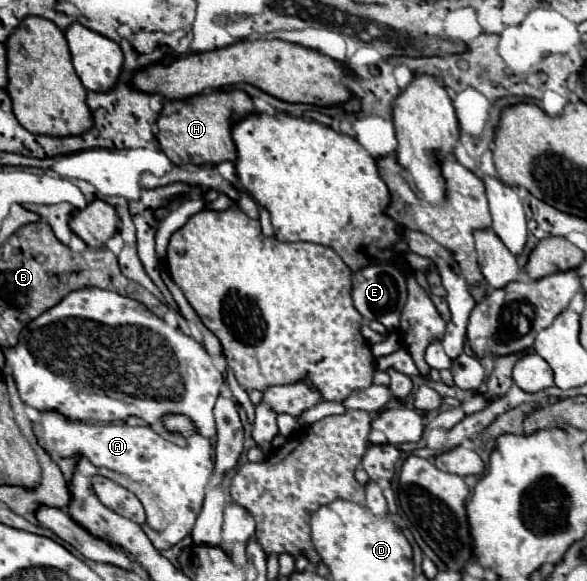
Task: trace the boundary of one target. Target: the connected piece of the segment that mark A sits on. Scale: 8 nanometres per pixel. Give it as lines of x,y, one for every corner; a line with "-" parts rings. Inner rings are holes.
42,412
42,424
34,426
34,434
38,436
38,442
40,446
50,454
50,456
86,456
94,466
106,466
110,470
116,470
120,474
126,474
130,476
132,480
136,482
144,482
152,488
154,492
154,498
156,498
156,504
168,514
166,518
166,528
156,532
156,530
150,530
146,532
148,538
152,540
154,548
156,550
166,550
170,546
174,546
176,542
180,542
194,526
198,514
200,514
200,508
202,508
202,498
204,498
204,488
208,484
208,476
212,472
212,446
210,446
210,440
204,438
204,440
194,440
192,444
180,448
172,442
166,442
162,440
158,434
154,434
148,426
138,426
138,428
132,428
132,426
126,426
126,424
90,424
90,422
72,422
72,420
66,420
64,416
56,414
56,412

